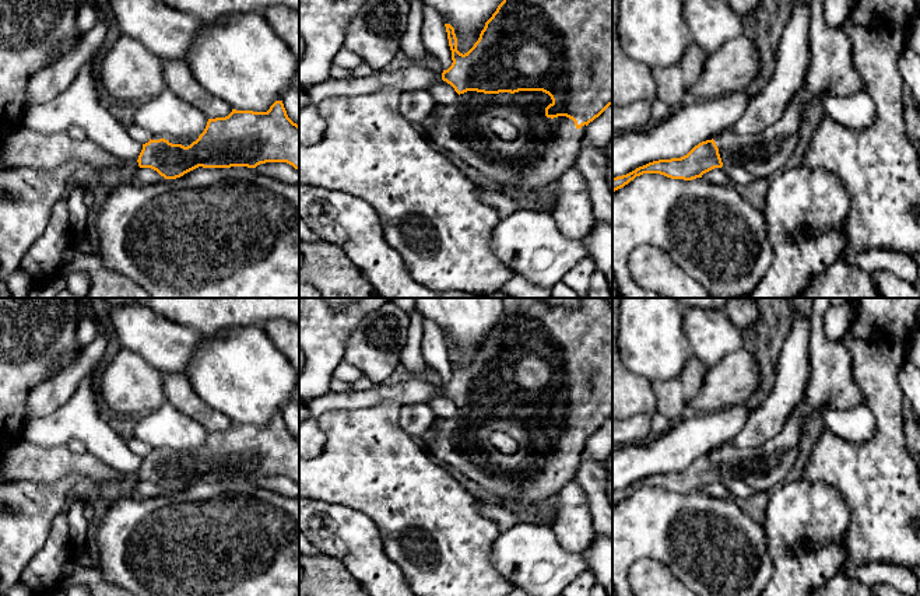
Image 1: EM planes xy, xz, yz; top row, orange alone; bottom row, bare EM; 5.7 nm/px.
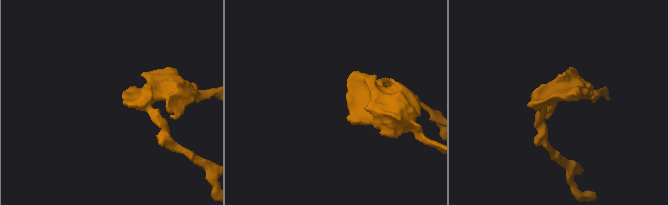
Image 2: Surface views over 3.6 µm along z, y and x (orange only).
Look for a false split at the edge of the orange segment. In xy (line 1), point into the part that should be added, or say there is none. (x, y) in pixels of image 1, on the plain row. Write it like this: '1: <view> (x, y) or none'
1: none

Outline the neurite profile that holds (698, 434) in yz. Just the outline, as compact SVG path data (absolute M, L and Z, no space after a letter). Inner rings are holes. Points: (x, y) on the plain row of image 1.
M741 403L710 414L687 414L674 428L656 438L612 448L612 491L626 488L653 474L687 469L699 456L712 453L733 439L742 430L752 409Z

